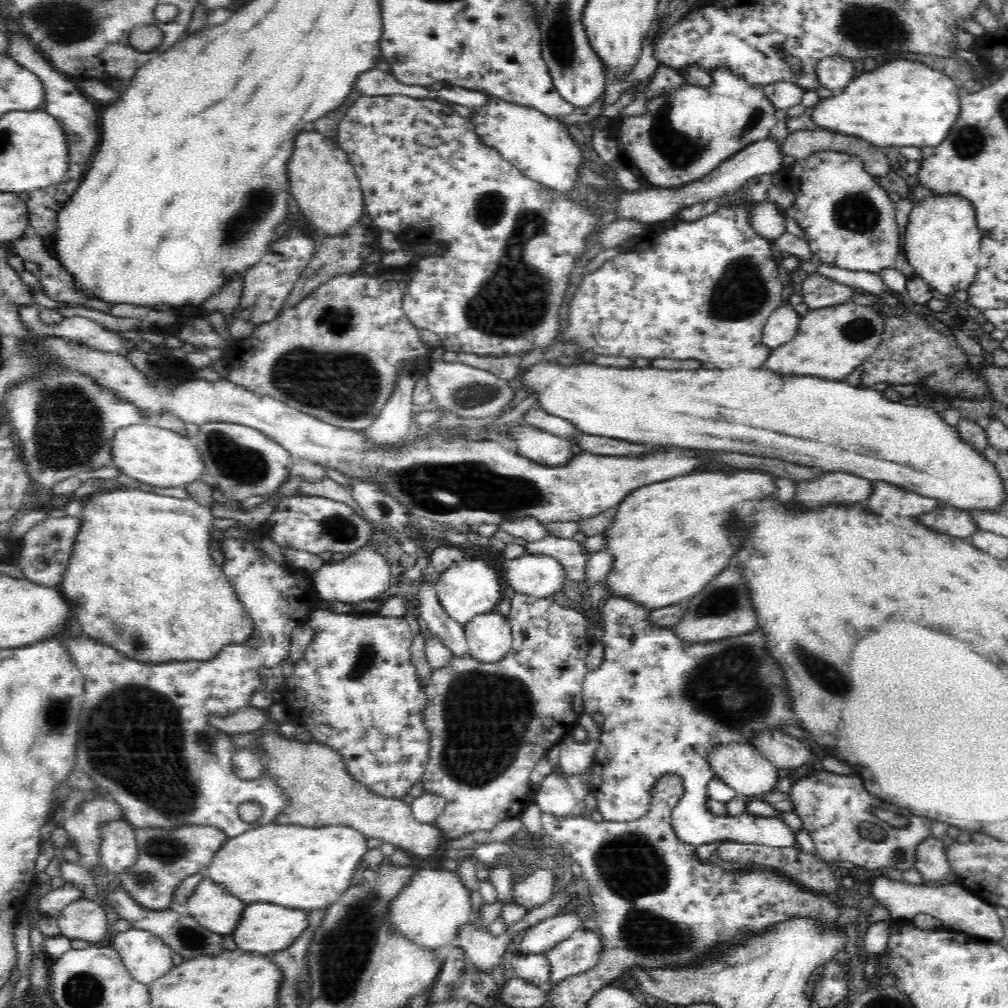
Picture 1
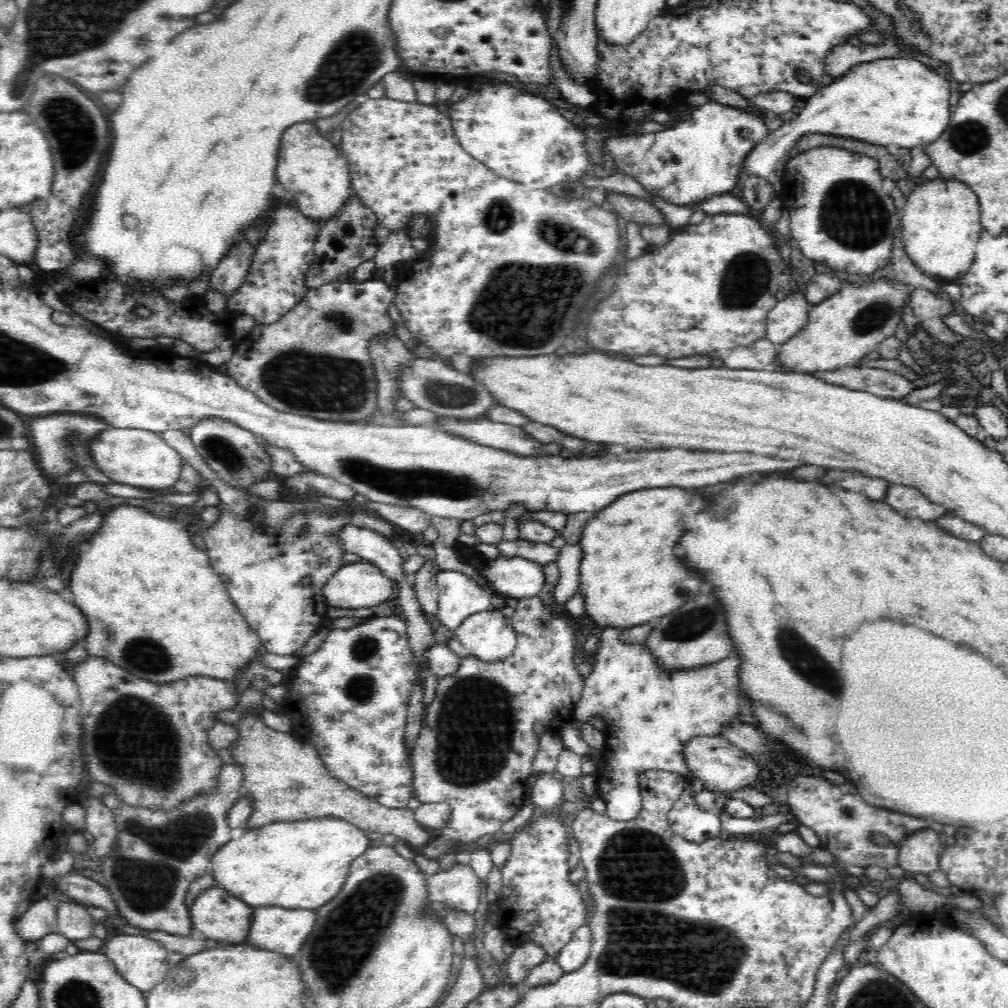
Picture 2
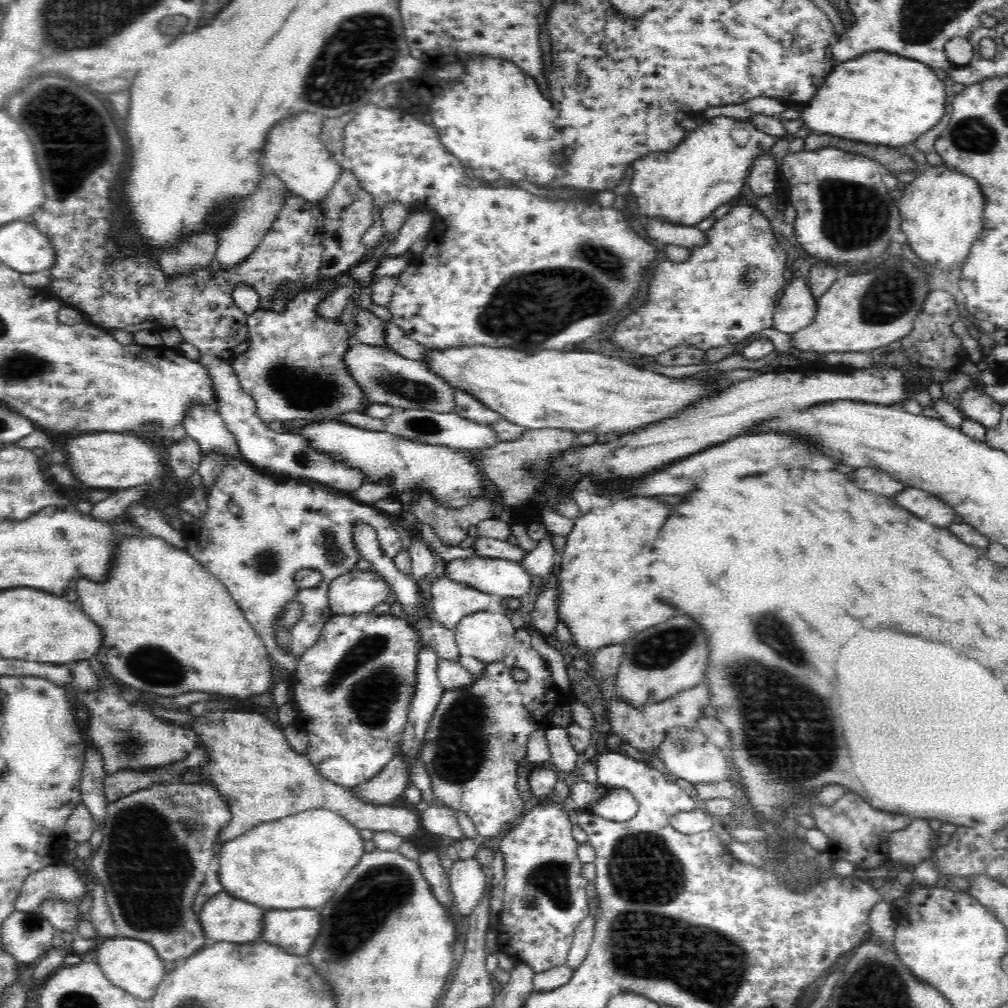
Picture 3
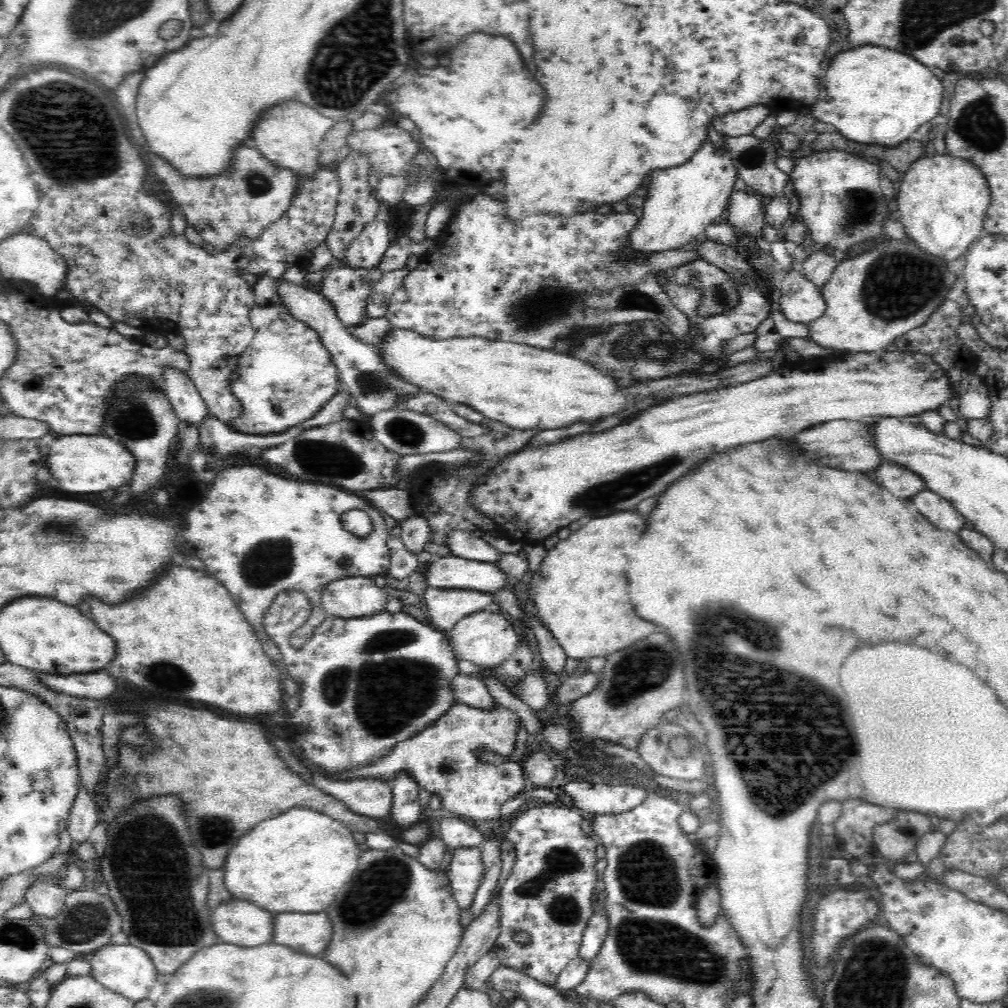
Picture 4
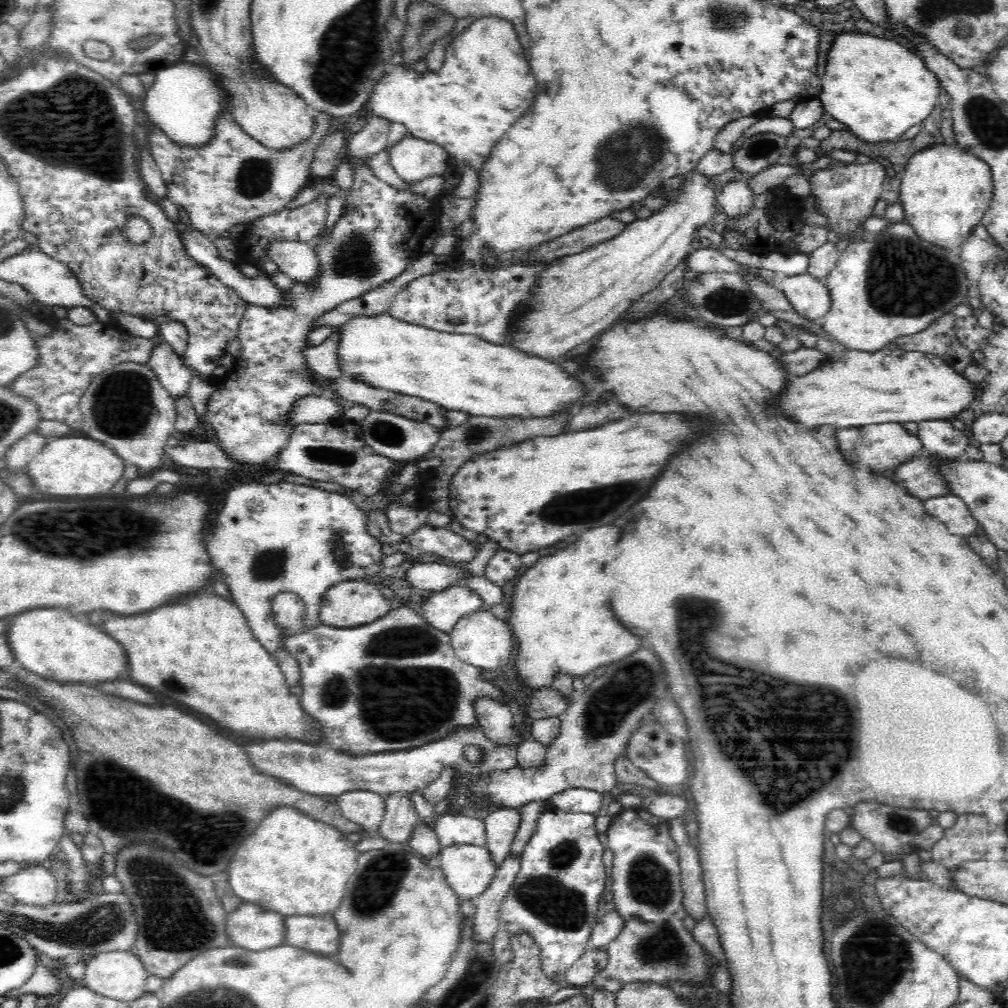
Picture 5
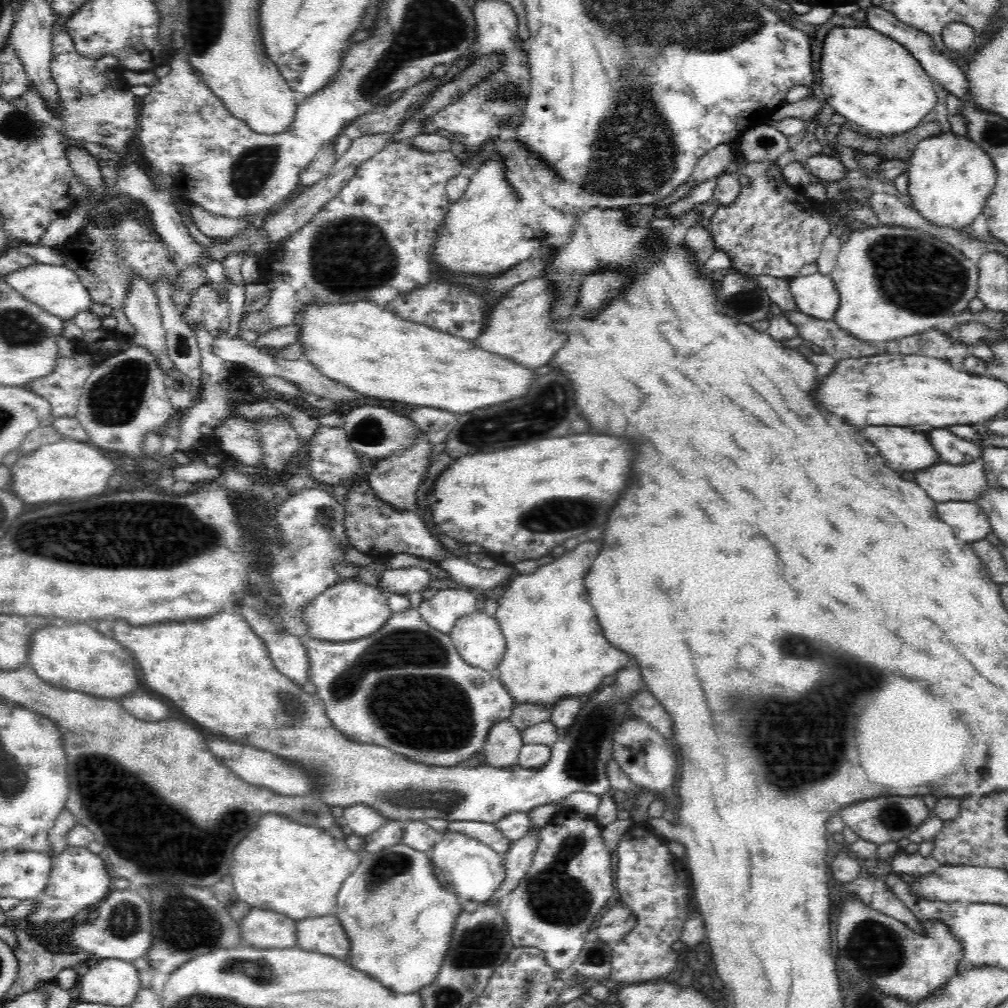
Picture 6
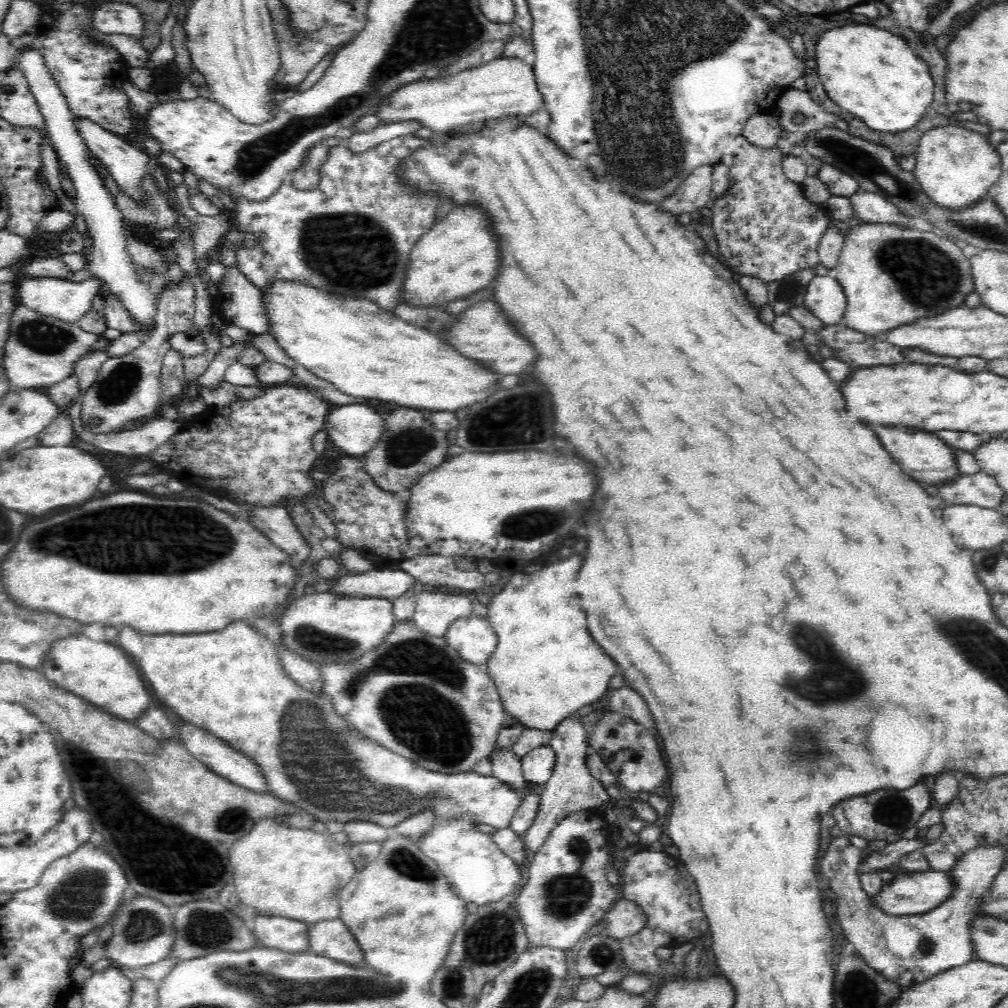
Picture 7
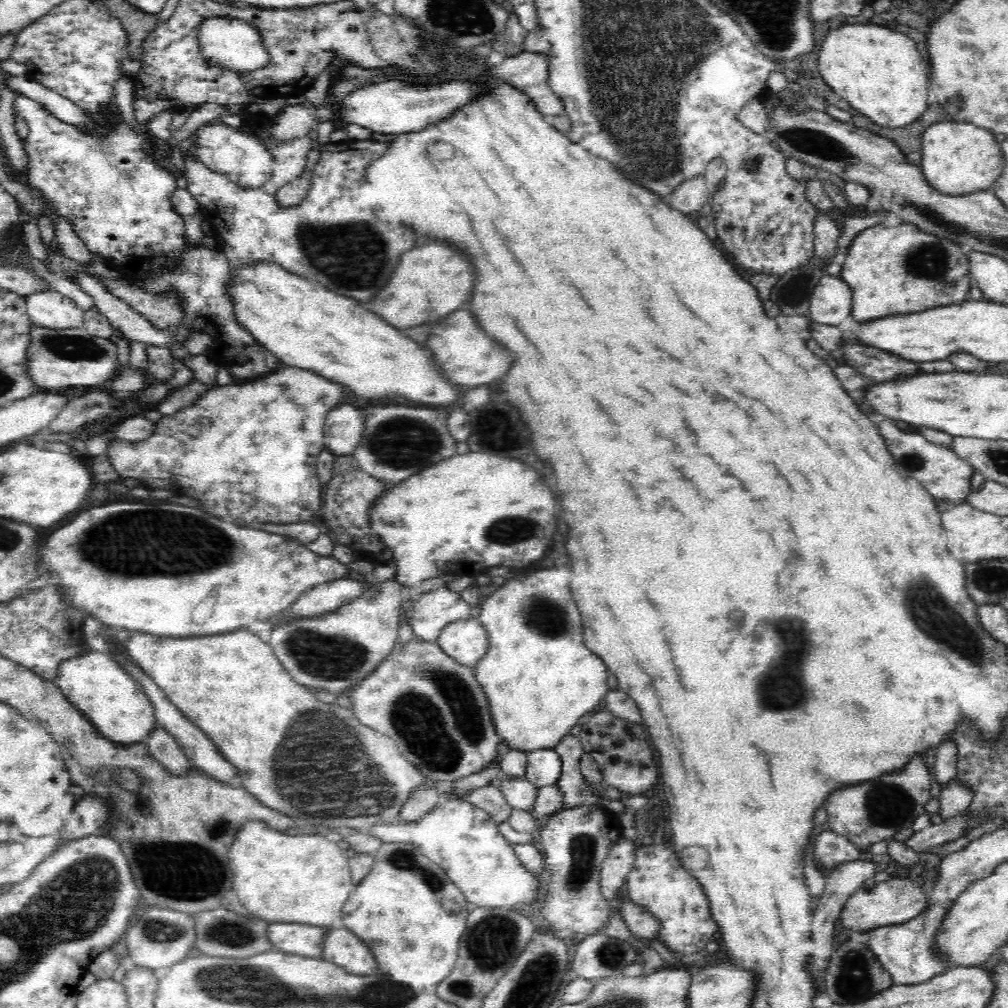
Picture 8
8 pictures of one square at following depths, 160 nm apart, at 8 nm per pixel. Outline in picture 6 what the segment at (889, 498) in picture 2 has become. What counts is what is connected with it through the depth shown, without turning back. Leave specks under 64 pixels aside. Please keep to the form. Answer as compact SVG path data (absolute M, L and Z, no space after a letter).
M948 501L936 506L940 520L950 525L956 538L964 542L984 539L991 531L987 515L974 501Z

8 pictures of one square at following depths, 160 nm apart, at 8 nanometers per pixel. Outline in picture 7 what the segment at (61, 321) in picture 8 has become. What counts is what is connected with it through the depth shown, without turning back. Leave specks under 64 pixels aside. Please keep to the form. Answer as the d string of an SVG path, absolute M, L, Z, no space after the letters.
M67 277L29 278L20 283L18 293L20 302L28 309L66 322L76 322L84 313L92 310L92 299L104 286L106 287L106 284L91 278L84 282L71 282Z

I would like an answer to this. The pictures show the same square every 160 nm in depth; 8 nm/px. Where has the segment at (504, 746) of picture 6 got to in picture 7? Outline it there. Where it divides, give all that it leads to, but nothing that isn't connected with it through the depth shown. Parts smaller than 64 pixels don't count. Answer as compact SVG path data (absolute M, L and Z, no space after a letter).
M494 749L488 756L492 776L514 789L523 789L528 781L521 770L521 758L512 749Z

